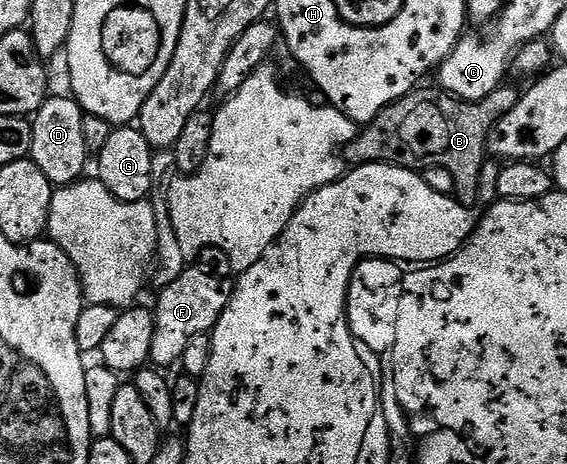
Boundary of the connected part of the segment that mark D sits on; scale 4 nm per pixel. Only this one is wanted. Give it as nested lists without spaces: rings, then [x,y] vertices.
[[[50,97],[32,116],[33,136],[29,154],[33,163],[39,165],[39,169],[43,169],[45,176],[55,185],[78,182],[86,174],[85,162],[91,159],[89,146],[83,137],[83,121],[86,117],[77,100],[72,97]]]

